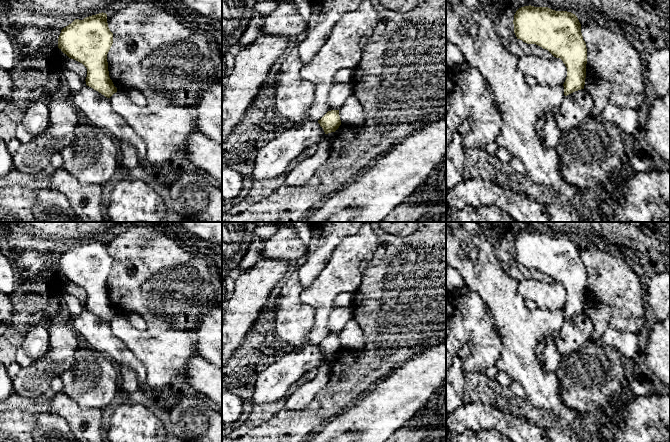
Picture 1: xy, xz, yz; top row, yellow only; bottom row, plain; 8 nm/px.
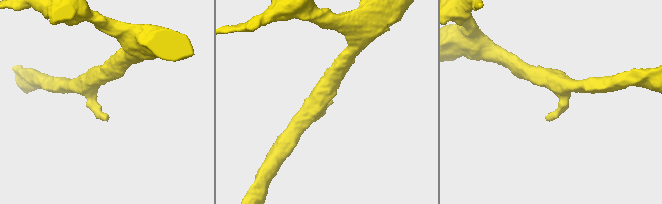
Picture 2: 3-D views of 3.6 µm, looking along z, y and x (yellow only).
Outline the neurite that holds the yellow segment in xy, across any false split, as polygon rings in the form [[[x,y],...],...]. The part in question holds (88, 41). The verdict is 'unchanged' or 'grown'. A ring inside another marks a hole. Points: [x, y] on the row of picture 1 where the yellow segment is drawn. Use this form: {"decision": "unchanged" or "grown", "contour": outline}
{"decision": "unchanged", "contour": [[[103,12],[83,20],[75,19],[61,30],[58,38],[58,48],[87,68],[86,85],[107,98],[117,92],[109,77],[107,62],[112,44],[113,33]]]}

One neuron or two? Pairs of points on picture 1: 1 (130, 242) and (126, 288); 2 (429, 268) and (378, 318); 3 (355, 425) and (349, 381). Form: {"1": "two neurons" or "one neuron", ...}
{"1": "one neuron", "2": "one neuron", "3": "two neurons"}

